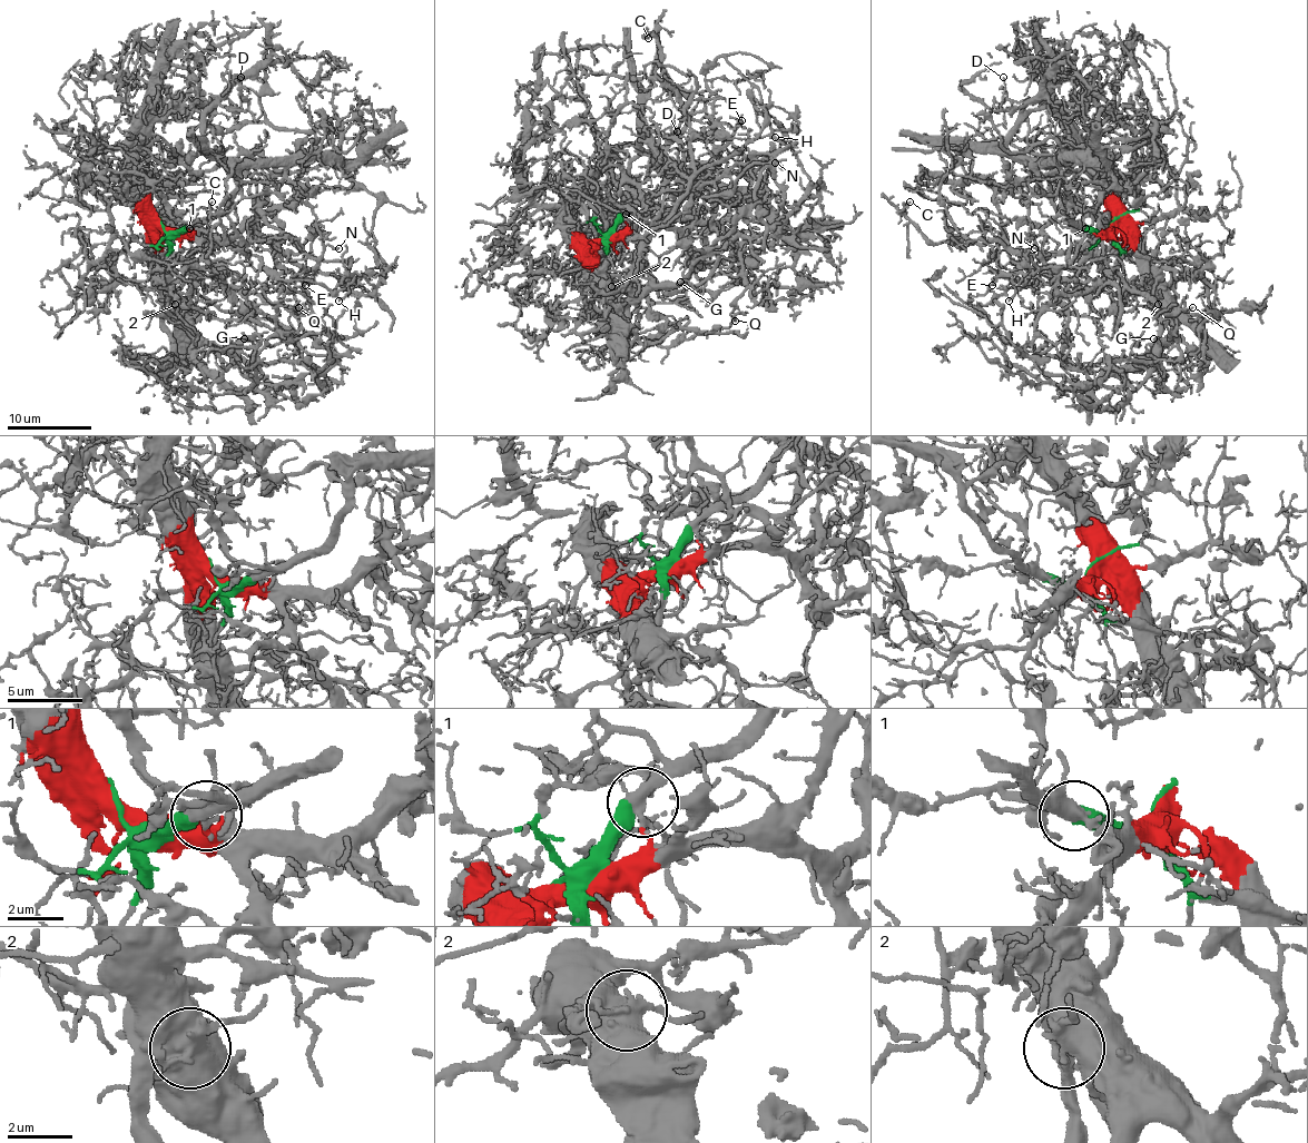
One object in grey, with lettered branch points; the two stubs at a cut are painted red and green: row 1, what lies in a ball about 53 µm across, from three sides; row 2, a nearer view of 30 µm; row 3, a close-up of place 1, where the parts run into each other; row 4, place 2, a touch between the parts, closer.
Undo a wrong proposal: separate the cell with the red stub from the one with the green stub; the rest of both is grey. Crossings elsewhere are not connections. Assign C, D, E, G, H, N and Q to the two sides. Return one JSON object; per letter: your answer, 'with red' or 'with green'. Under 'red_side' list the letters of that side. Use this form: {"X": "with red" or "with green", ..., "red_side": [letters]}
{"C": "with red", "D": "with green", "E": "with red", "G": "with red", "H": "with red", "N": "with red", "Q": "with red", "red_side": ["C", "E", "G", "H", "N", "Q"]}

